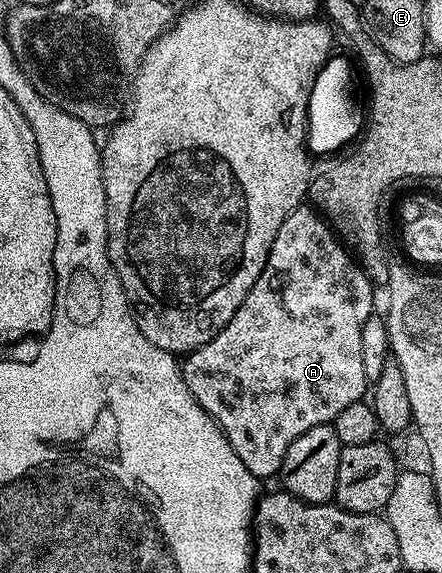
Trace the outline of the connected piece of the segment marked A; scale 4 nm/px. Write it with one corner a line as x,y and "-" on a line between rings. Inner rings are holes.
299,206
284,218
276,238
272,242
272,250
266,259
264,270
260,278
252,286
252,290
246,295
246,301
232,314
228,326
216,334
204,346
200,346
195,352
189,353
181,361
182,377
188,382
188,390
192,390
192,398
200,402
200,406
207,412
221,428
222,433
228,438
232,450
236,450
240,462
248,466
253,476
265,478
265,476
277,477
282,470
284,454
300,434
308,434
312,426
321,424
333,425
336,414
340,410
352,406
352,402
363,399
368,392
368,381
364,374
364,361
360,358
360,330
364,330
364,322
375,311
374,308
375,285
370,283
369,276
362,271
356,263
355,257
344,247
341,240
332,231
329,223
313,207

